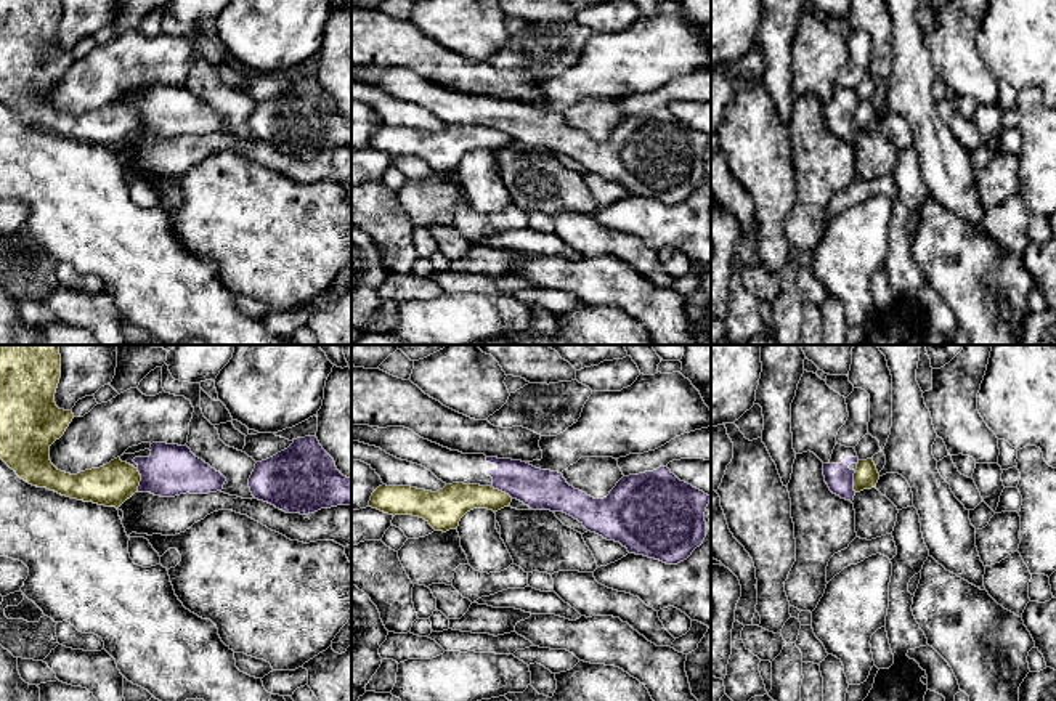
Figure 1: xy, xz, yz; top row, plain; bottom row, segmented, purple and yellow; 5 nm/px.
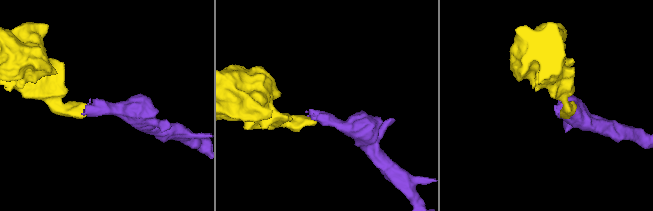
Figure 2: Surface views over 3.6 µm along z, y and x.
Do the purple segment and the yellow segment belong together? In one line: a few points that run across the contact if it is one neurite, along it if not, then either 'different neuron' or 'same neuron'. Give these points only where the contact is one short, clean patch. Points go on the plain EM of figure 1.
xy (138, 109), (140, 121), (135, 132) | different neuron

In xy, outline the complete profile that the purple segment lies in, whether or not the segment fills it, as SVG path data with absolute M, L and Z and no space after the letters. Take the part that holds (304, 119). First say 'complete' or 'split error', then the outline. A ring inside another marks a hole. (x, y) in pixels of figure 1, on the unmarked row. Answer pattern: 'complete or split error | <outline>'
complete | M316 77L297 79L287 90L257 103L249 128L255 140L286 154L351 146L351 119L337 111Z

